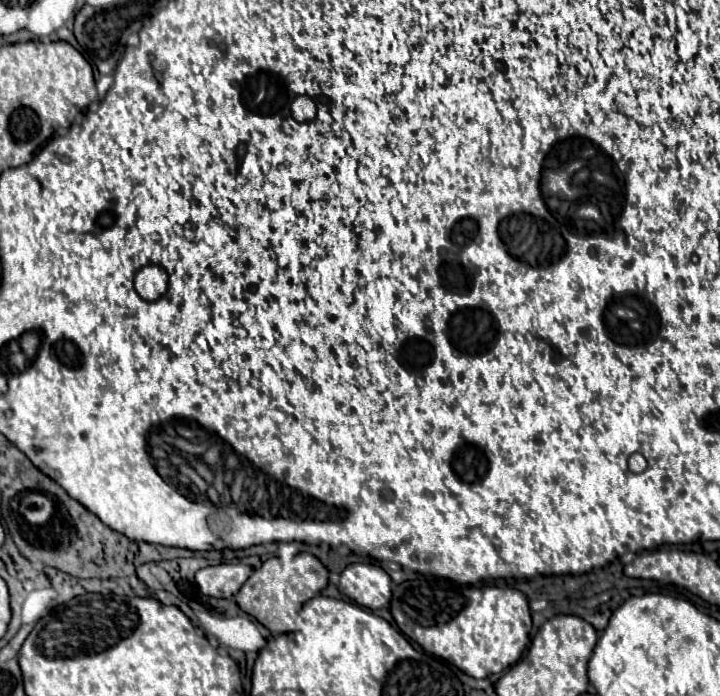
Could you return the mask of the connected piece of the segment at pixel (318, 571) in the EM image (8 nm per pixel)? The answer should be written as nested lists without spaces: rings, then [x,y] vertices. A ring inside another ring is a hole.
[[[301,552],[291,562],[283,562],[275,556],[275,558],[269,558],[267,562],[263,562],[263,566],[249,576],[249,580],[241,586],[241,590],[237,592],[235,598],[243,612],[257,618],[271,632],[277,632],[277,634],[295,632],[295,630],[299,630],[297,610],[309,598],[317,596],[327,586],[327,582],[329,582],[327,568],[313,554]]]

